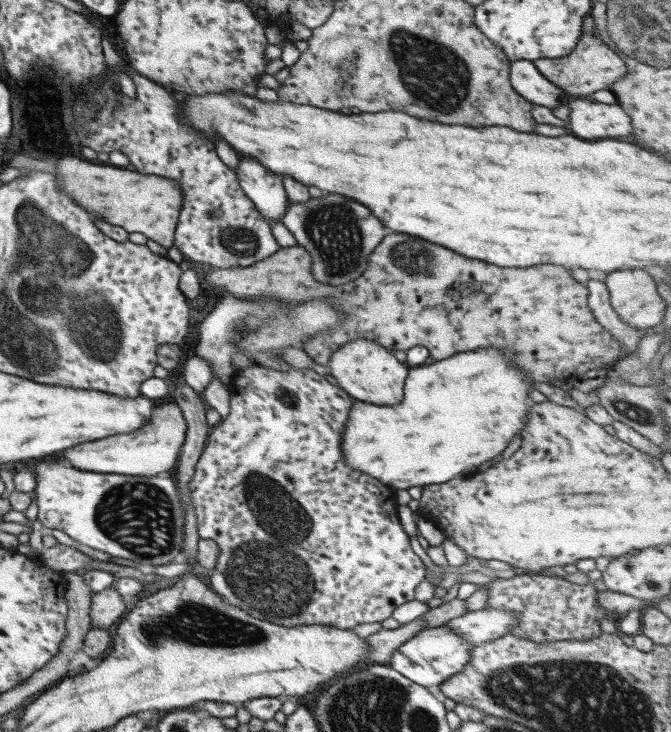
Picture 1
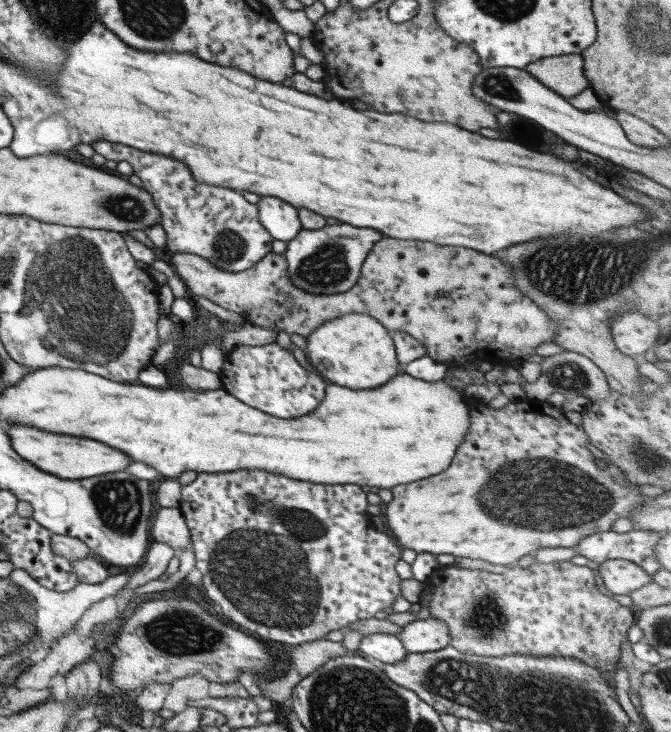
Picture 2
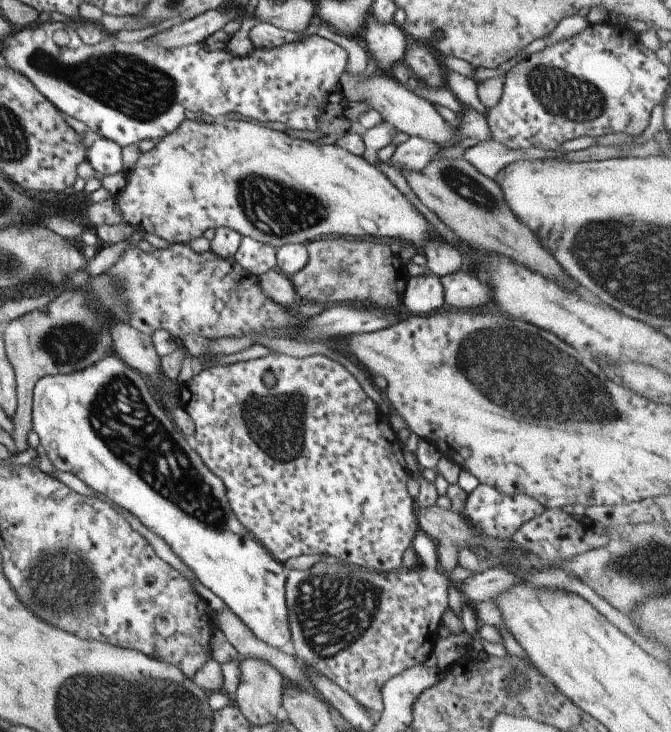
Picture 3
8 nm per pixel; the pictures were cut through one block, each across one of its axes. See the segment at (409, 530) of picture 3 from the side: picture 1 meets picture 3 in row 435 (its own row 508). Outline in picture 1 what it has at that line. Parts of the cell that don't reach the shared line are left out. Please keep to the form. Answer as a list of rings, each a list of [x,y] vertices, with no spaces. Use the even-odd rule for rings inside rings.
[[[248,366],[233,378],[230,386],[230,411],[208,435],[205,448],[198,459],[194,475],[188,484],[190,498],[196,510],[197,532],[200,539],[210,539],[218,544],[218,563],[212,569],[210,588],[217,592],[232,607],[244,610],[258,620],[268,620],[286,628],[296,626],[322,625],[348,630],[358,624],[382,622],[400,604],[415,599],[416,587],[425,580],[425,566],[410,546],[410,537],[404,531],[397,516],[397,498],[394,489],[360,472],[346,467],[340,450],[344,422],[354,400],[342,387],[334,386],[313,370],[272,370],[266,366]]]

